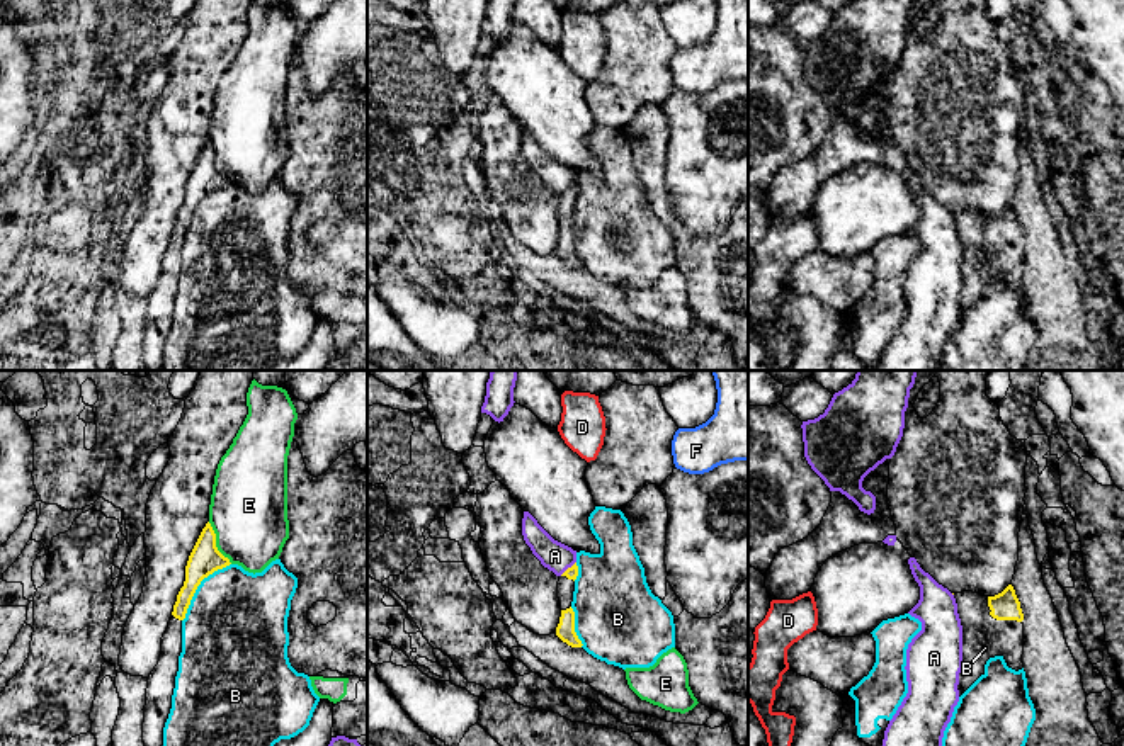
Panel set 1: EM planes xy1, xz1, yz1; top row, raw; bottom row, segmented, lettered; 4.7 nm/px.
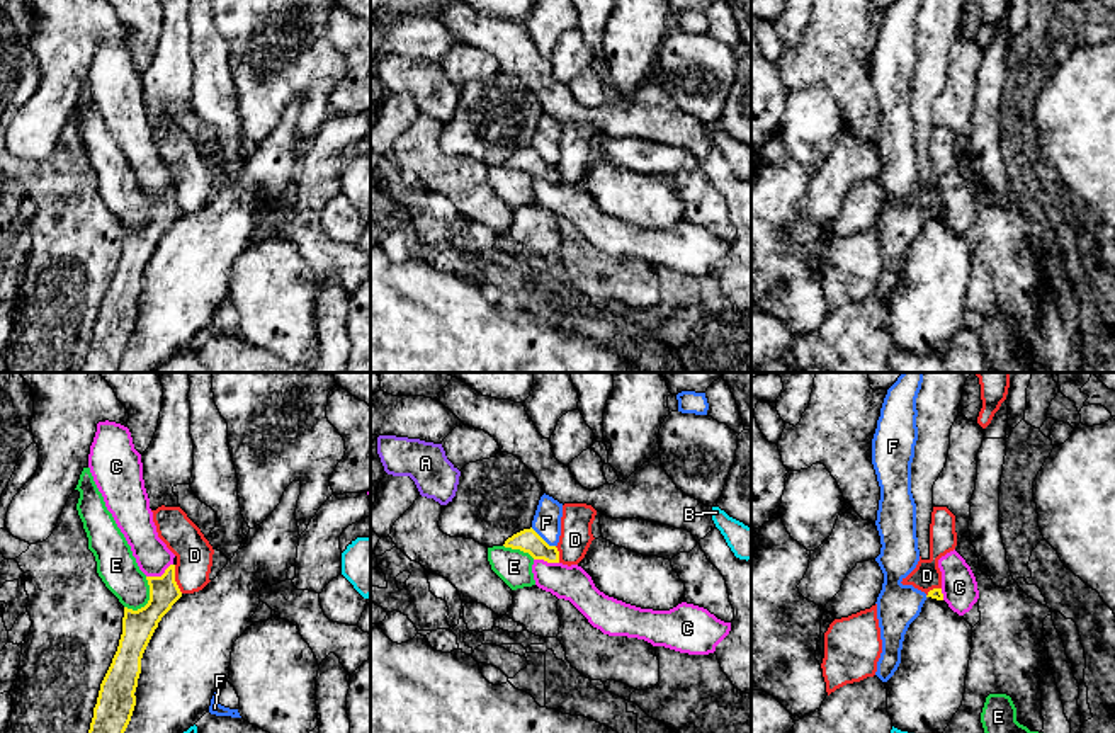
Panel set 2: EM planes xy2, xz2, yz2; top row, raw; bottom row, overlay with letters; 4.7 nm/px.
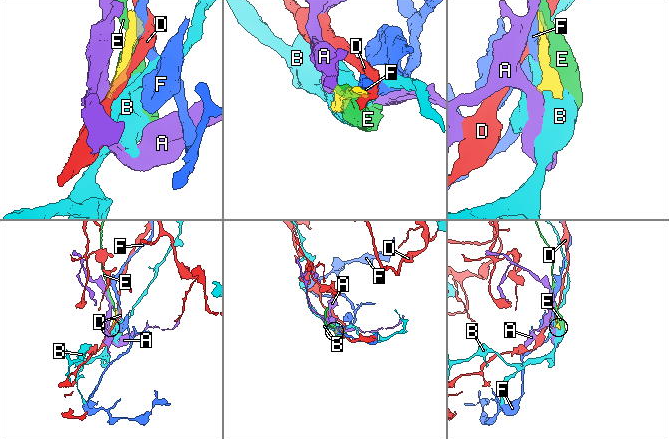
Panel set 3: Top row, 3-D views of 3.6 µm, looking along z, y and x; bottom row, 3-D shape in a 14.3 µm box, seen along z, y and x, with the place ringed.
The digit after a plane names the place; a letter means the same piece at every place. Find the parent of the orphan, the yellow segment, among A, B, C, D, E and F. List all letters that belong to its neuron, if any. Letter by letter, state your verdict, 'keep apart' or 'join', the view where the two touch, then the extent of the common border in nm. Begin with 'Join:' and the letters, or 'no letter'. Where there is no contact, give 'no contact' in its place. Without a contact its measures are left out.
Join: no letter
A: keep apart; contact in xz1; length 100 nm
B: keep apart; contact in xy1; length 360 nm
C: keep apart; contact in xy2; length 140 nm
D: keep apart; contact in xy2; length 140 nm
E: keep apart; contact in xy2; length 190 nm
F: keep apart; contact in xz2; length 150 nm

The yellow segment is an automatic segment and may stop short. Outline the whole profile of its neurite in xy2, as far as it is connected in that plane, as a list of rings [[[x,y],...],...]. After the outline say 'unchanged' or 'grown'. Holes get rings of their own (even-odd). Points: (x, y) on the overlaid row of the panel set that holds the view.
[[[170,565],[161,577],[146,577],[146,580],[150,585],[148,604],[138,611],[124,607],[122,634],[100,684],[88,733],[126,731],[136,706],[134,692],[143,653],[161,617],[182,597],[175,582],[175,565]]] | unchanged

